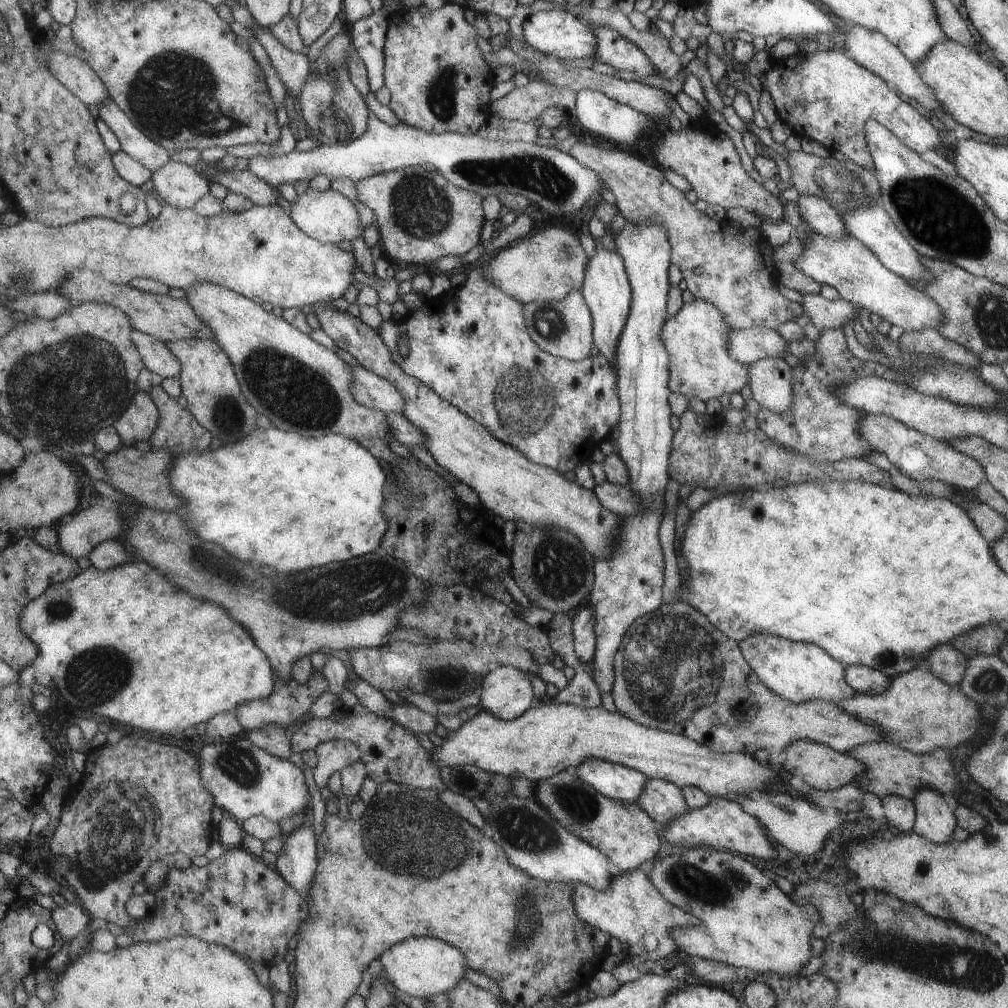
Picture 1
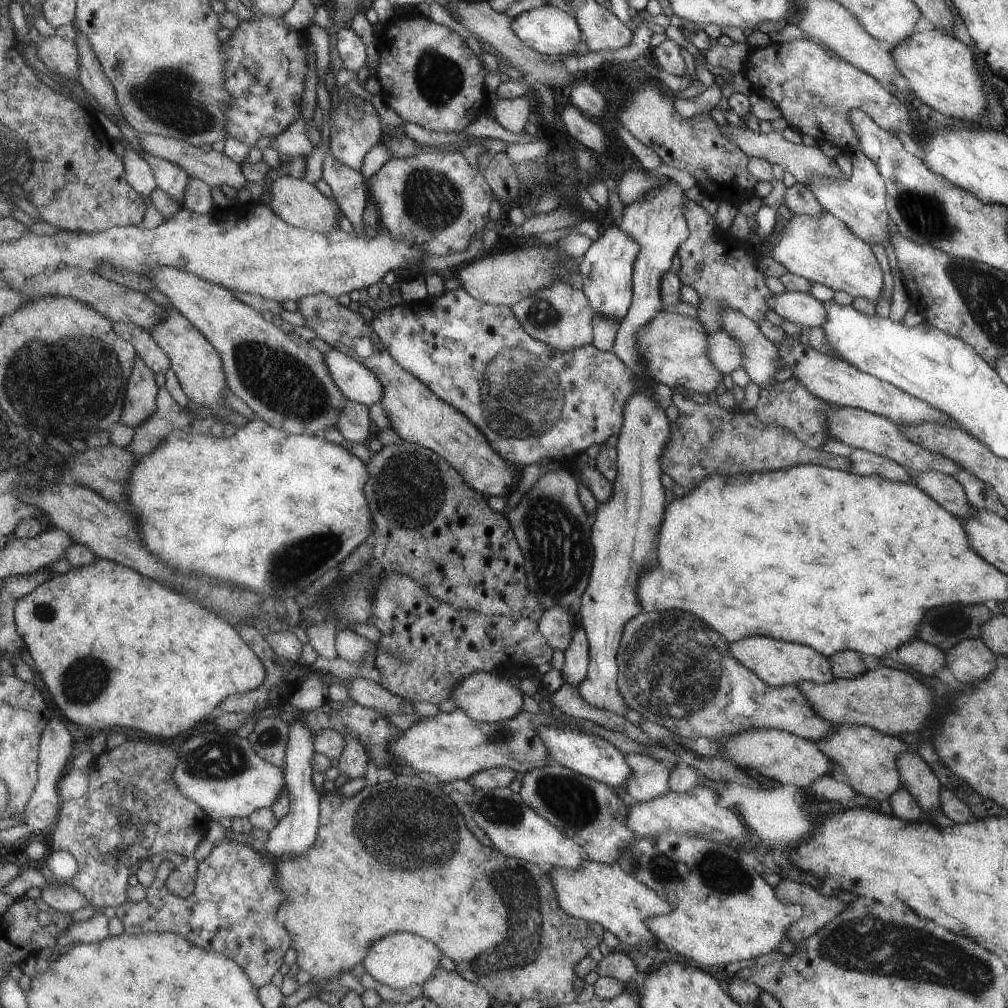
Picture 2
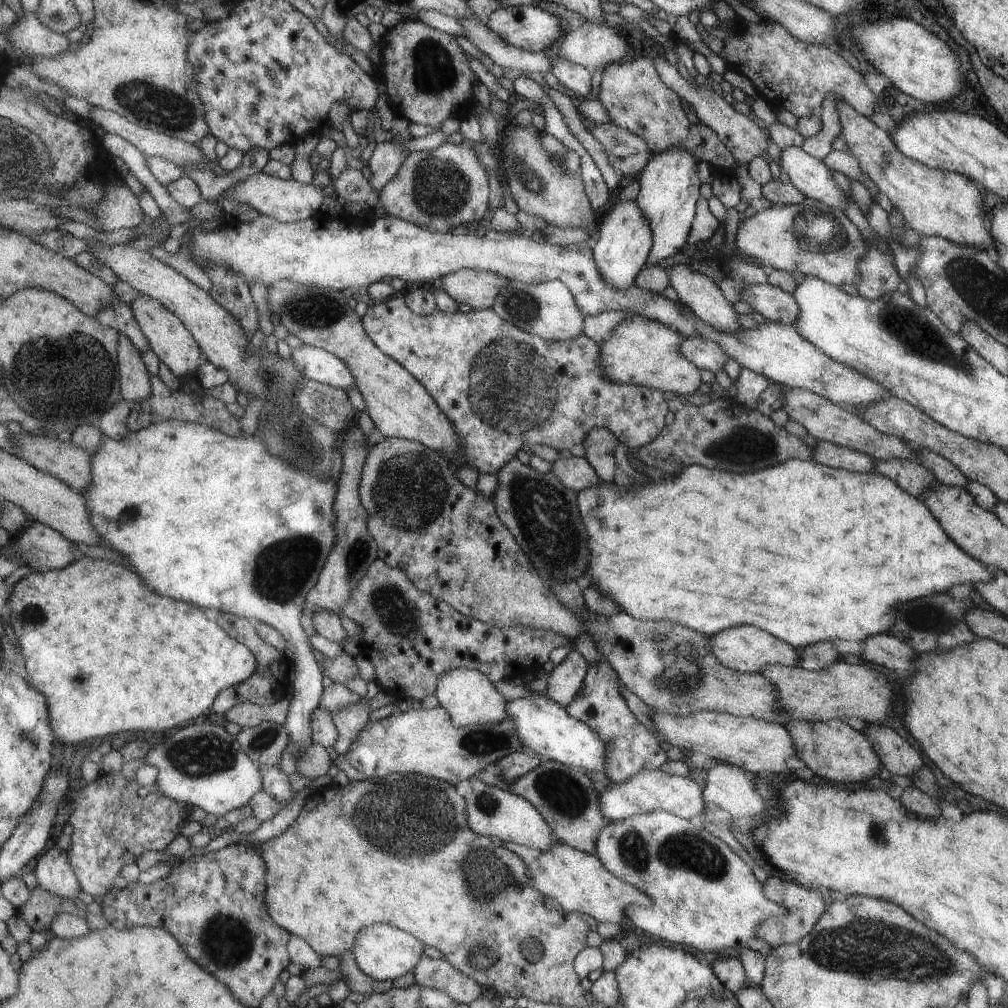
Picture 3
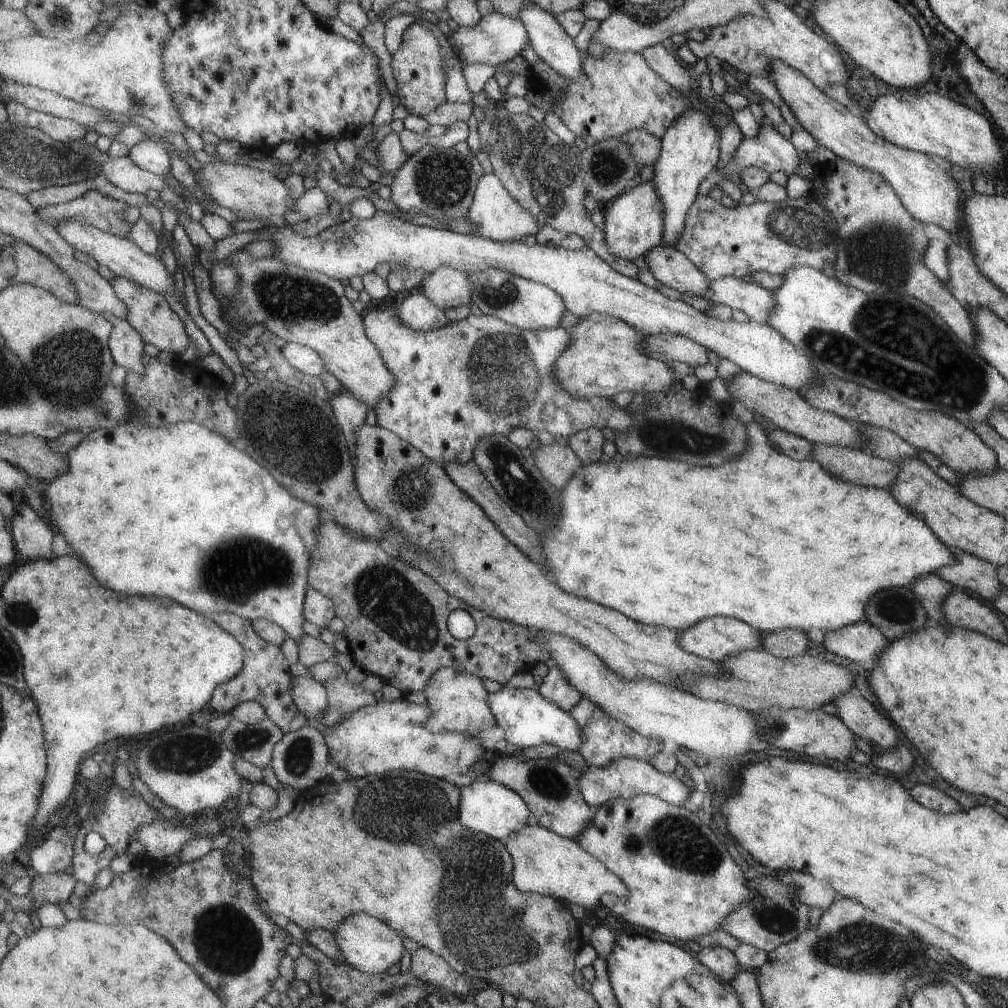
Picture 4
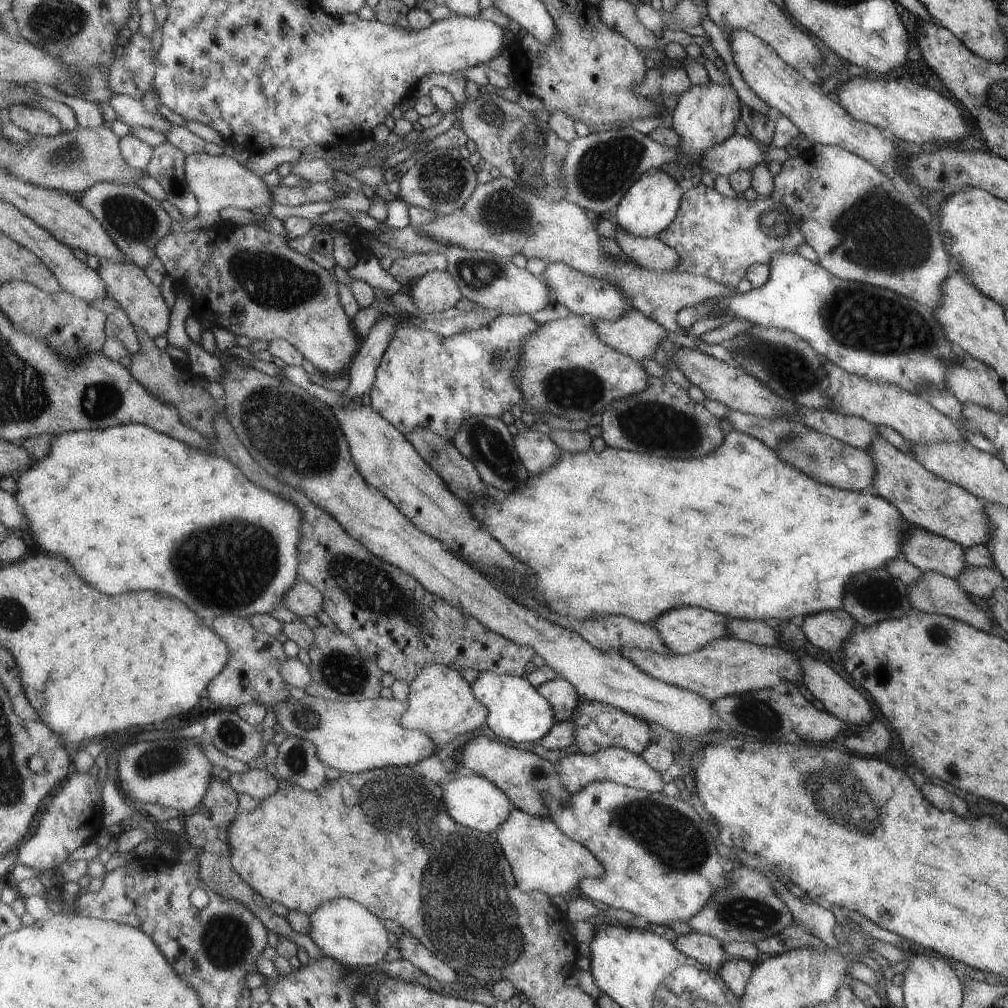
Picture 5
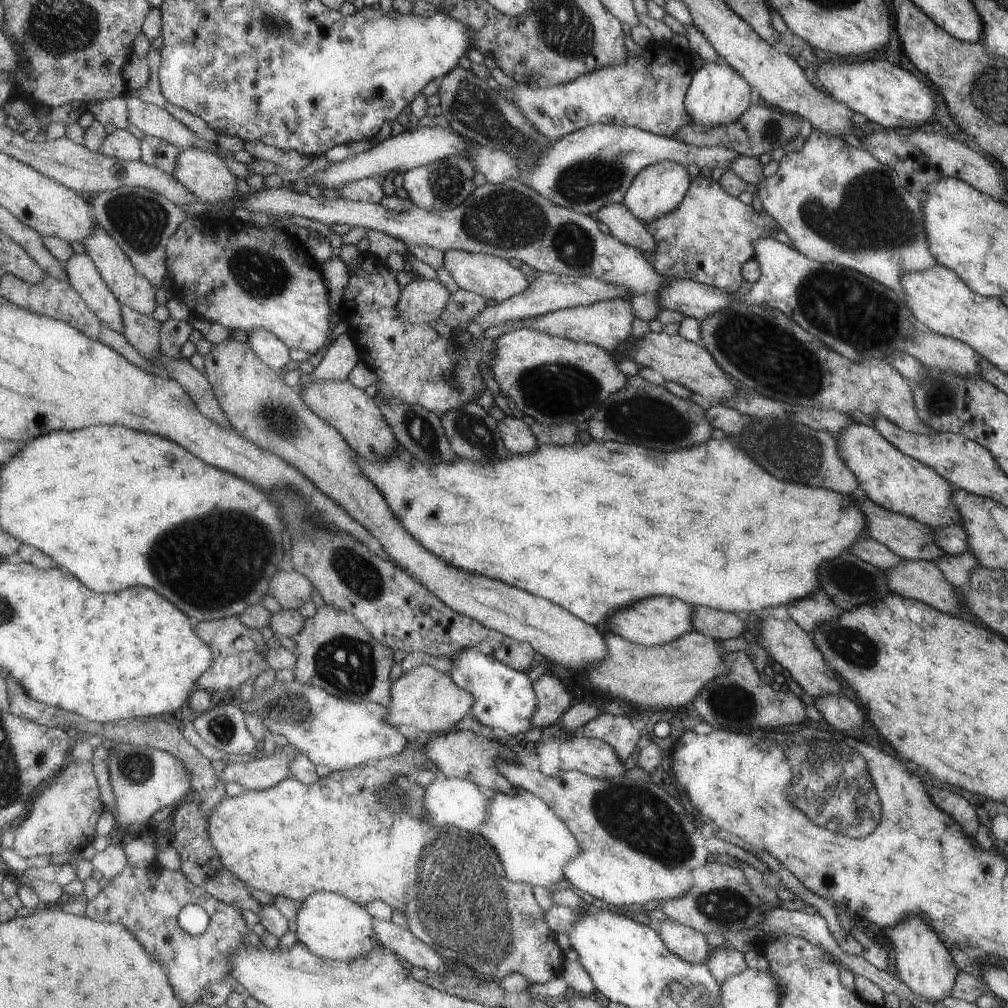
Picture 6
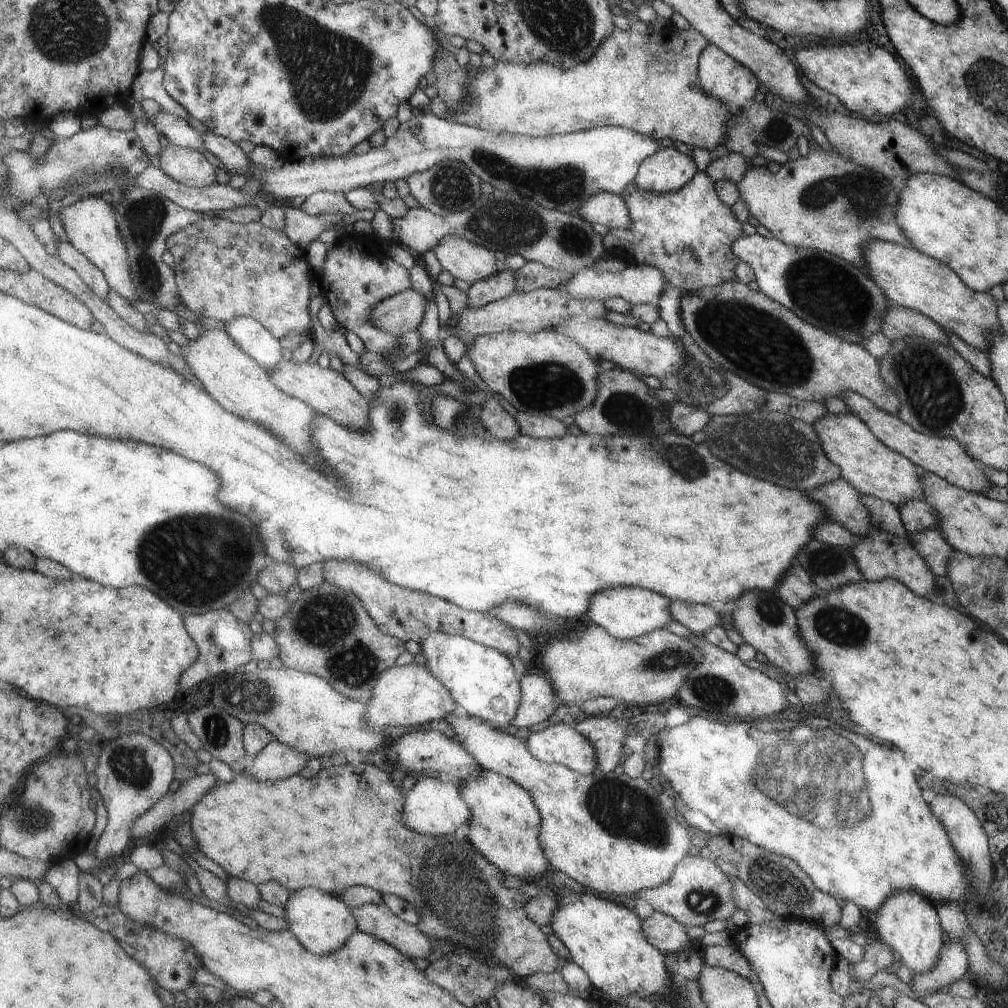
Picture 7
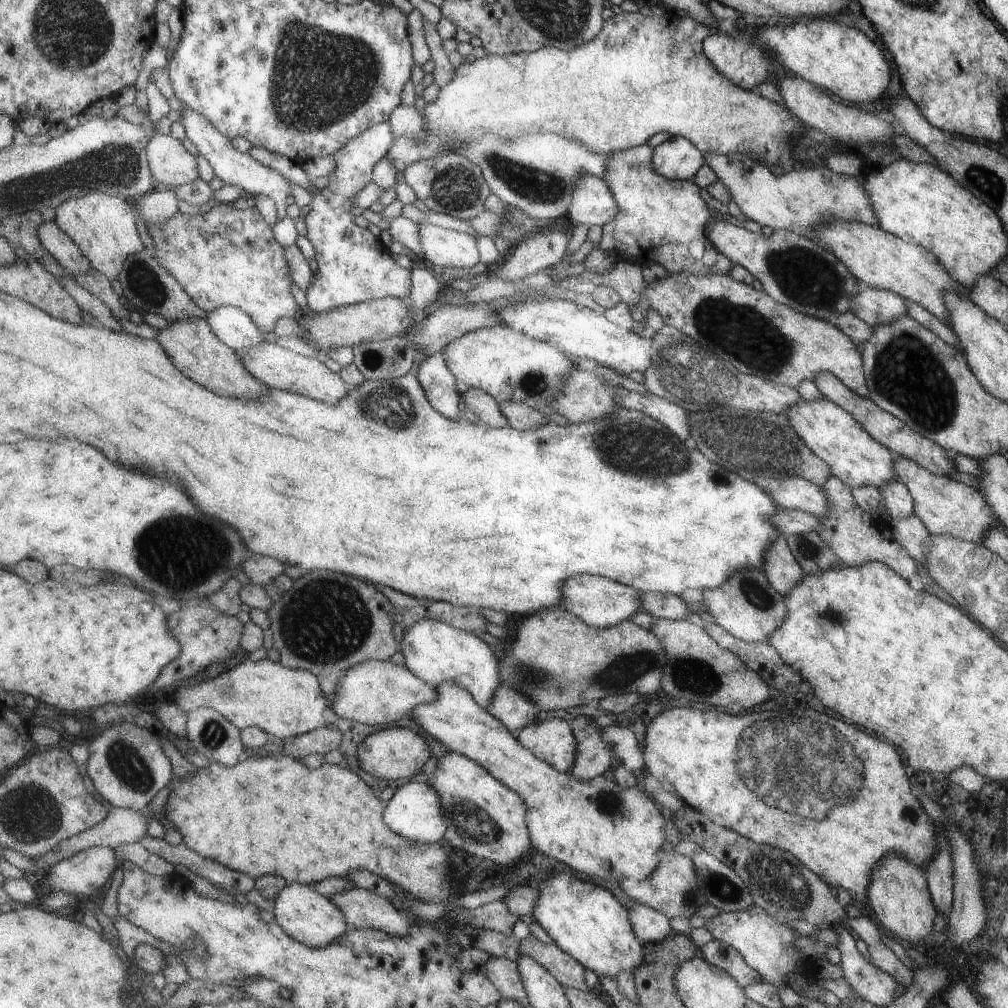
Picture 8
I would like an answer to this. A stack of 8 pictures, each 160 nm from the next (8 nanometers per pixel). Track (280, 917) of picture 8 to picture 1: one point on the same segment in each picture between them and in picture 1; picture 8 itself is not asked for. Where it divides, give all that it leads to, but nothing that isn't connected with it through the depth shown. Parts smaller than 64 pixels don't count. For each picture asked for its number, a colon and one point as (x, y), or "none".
1: (423, 967)
2: (402, 960)
3: (383, 952)
4: (368, 944)
5: (347, 931)
6: (331, 926)
7: (321, 921)

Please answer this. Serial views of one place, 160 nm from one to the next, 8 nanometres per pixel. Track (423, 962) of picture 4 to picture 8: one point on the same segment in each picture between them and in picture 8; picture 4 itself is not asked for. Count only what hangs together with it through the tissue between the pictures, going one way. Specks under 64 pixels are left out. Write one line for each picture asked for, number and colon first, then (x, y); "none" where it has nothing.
5: (411, 949)
6: (401, 941)
7: (376, 919)
8: (365, 910)

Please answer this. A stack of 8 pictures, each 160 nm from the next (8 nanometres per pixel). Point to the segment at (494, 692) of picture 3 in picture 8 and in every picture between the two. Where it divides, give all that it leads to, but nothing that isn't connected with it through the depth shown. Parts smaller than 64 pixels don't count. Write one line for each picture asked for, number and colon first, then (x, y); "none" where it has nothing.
4: (459, 700)
5: (441, 699)
6: (428, 699)
7: (409, 695)
8: (376, 692)

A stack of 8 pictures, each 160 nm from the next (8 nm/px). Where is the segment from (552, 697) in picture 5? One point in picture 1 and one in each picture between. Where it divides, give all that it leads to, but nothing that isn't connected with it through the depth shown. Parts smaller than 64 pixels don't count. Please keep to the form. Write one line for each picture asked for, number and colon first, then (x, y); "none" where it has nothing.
1: (582, 623)
2: (574, 667)
3: (565, 680)
4: (555, 687)

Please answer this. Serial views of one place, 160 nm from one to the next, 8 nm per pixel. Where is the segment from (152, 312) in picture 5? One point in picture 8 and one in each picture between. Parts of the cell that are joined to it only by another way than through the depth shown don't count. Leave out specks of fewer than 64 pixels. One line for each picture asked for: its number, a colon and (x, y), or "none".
6: (133, 289)
7: (91, 224)
8: (104, 227)

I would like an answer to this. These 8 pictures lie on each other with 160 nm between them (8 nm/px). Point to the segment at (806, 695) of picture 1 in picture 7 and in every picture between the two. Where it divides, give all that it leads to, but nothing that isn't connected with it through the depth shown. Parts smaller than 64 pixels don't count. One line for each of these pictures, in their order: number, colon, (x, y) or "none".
2: (777, 663)
3: (747, 649)
4: (716, 638)
5: (685, 630)
6: (654, 622)
7: (625, 613)

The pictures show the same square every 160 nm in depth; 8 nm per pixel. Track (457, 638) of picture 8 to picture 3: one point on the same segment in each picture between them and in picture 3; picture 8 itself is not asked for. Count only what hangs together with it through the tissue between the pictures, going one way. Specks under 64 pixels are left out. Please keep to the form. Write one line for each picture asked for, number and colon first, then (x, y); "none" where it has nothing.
3: (544, 726)
4: (528, 719)
5: (518, 712)
6: (505, 698)
7: (483, 680)

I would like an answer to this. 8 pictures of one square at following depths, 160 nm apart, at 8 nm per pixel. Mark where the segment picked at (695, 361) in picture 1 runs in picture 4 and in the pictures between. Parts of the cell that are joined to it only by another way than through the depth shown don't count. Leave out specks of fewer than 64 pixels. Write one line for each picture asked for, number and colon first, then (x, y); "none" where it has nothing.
2: (674, 349)
3: (639, 351)
4: (604, 358)

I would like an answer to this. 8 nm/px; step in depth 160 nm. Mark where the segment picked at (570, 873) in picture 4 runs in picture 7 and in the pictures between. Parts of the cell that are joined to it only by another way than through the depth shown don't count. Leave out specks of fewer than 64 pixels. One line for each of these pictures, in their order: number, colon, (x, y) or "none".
5: (543, 858)
6: (534, 845)
7: (505, 825)

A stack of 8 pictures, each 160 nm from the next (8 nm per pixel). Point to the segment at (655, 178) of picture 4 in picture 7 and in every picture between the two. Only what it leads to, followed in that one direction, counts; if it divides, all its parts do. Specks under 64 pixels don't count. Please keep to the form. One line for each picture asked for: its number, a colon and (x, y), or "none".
5: (704, 116)
6: (717, 96)
7: (722, 78)

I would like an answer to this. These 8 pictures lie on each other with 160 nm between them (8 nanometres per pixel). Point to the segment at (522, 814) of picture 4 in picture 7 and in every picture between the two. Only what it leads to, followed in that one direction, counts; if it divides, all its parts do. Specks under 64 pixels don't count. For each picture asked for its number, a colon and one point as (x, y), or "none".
5: (473, 801)
6: (450, 801)
7: (432, 807)

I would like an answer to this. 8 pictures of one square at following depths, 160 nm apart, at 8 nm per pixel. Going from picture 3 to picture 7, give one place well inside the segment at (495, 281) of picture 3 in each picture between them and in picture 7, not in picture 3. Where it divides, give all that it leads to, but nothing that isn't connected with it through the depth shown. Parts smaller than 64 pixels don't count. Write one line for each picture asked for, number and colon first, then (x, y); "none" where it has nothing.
4: (448, 288)
5: (436, 291)
6: (424, 301)
7: (402, 313)

